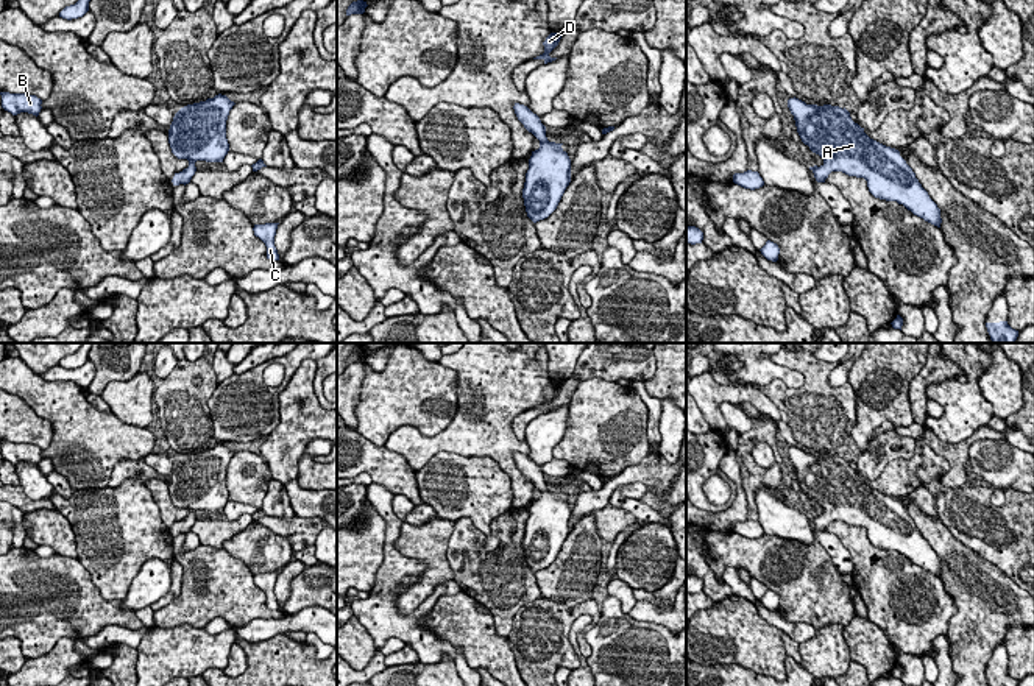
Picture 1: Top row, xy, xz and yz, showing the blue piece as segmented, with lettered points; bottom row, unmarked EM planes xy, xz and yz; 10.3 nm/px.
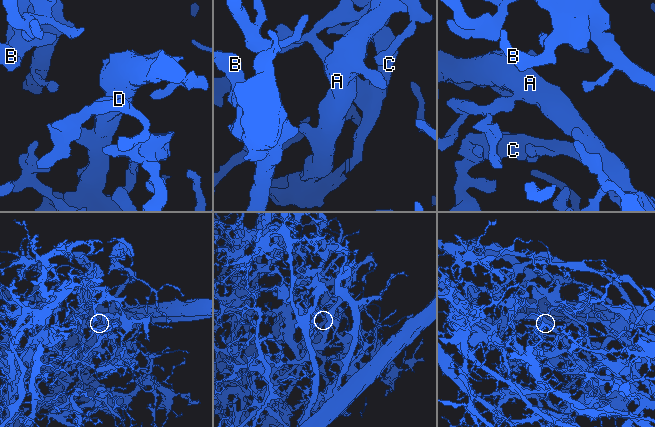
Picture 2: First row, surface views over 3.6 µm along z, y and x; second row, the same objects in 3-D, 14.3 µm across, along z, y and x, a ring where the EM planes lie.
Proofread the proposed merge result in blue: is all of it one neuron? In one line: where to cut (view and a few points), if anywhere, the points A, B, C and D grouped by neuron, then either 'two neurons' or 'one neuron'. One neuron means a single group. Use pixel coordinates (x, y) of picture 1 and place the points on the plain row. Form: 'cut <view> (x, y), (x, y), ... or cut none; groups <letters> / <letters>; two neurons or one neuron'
cut none; groups A B C D; one neuron

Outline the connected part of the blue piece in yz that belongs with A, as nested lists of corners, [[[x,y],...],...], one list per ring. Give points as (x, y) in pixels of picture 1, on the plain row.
[[[795,446],[788,457],[802,491],[823,508],[820,516],[809,516],[817,532],[825,532],[831,521],[864,527],[875,547],[897,550],[940,577],[940,558],[900,500],[870,488],[845,457],[806,454]]]

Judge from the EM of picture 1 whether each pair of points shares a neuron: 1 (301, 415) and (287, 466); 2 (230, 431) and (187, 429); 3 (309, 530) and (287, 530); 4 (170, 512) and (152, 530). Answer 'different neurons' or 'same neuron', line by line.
1: same neuron
2: different neurons
3: same neuron
4: different neurons

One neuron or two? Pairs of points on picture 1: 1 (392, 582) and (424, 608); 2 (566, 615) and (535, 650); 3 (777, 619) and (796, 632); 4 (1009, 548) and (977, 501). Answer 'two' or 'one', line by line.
1: one
2: one
3: one
4: one

